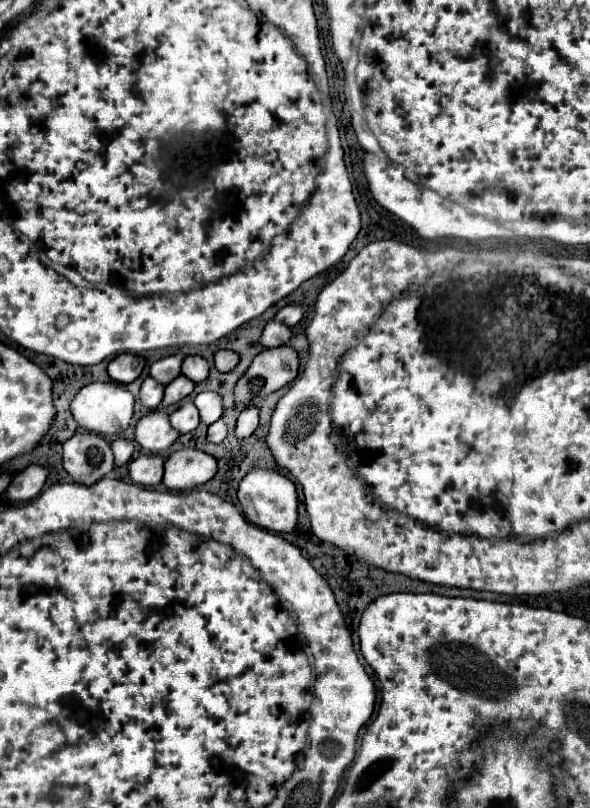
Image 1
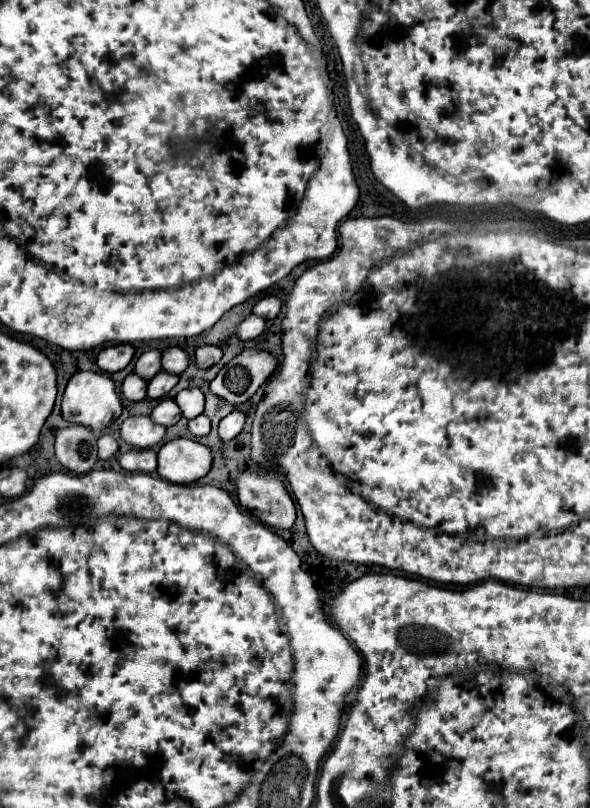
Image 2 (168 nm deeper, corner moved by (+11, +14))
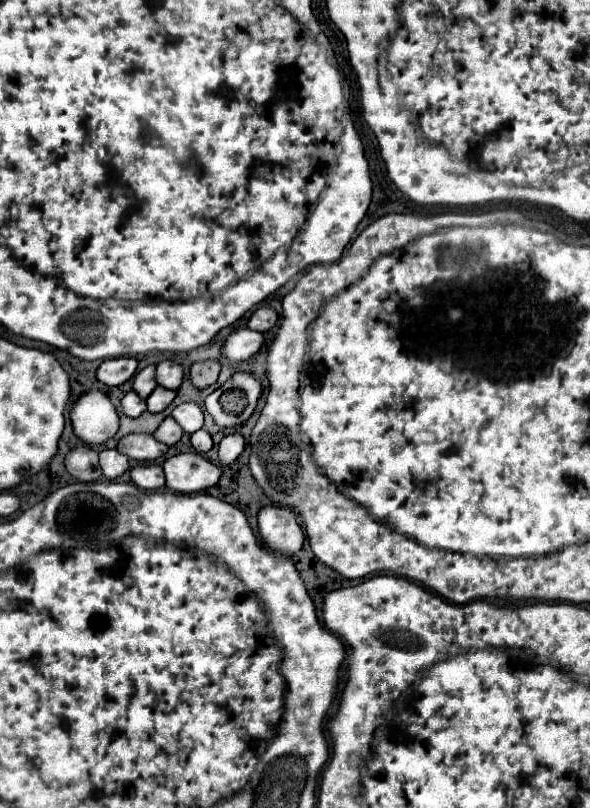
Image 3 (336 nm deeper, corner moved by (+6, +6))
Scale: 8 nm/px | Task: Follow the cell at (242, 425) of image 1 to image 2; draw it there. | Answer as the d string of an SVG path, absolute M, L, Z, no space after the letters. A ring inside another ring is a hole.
M240 410L230 412L226 418L222 418L220 426L218 426L218 434L222 438L222 442L228 442L232 438L236 438L244 428L244 414Z

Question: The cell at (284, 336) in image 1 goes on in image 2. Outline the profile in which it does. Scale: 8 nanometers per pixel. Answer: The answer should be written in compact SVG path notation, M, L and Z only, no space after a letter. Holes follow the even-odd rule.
M250 314L244 322L240 322L240 326L236 330L236 336L246 342L246 340L258 338L262 334L262 330L264 330L264 318L260 318L256 314Z

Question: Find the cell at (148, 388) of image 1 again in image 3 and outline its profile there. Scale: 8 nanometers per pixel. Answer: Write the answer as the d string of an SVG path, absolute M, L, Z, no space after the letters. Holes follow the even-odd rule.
M131 390L129 394L125 394L125 398L123 398L121 404L123 404L123 412L125 412L127 416L131 416L131 418L137 418L139 414L143 414L143 412L147 410L145 400L139 398L133 390Z

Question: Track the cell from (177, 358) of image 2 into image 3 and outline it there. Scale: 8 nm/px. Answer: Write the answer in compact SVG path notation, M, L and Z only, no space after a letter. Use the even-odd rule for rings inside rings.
M163 360L157 364L157 384L169 390L177 390L183 382L183 366L173 360Z

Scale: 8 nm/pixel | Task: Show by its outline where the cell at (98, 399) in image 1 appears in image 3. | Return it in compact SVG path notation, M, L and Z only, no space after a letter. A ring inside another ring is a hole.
M95 388L77 398L69 418L73 432L87 444L103 444L119 430L119 416L113 402L105 392Z

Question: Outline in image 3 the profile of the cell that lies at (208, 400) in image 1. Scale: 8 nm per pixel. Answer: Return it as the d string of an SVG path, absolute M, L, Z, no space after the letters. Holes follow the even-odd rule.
M187 402L187 404L179 404L171 416L181 424L181 428L189 434L197 432L199 428L203 428L203 412L195 402Z

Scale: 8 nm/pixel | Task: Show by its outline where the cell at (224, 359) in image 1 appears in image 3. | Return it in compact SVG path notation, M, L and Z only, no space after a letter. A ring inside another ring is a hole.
M205 360L205 362L195 362L191 366L191 382L197 388L207 388L217 382L217 376L221 372L221 364L217 360Z

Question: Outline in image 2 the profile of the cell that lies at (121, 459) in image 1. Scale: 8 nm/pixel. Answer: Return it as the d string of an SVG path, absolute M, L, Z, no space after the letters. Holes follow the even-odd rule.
M108 434L100 436L100 440L98 440L98 458L100 460L108 460L116 452L118 452L118 442L112 436L108 436Z

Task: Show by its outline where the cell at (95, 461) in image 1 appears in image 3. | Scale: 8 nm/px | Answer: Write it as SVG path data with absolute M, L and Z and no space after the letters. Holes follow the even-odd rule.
M91 446L71 448L65 456L65 468L79 482L95 482L103 476L99 468L99 452Z

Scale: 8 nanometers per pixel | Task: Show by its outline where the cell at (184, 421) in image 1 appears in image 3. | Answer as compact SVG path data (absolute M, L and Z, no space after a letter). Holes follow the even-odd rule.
M169 416L169 418L165 418L165 420L161 422L161 426L155 430L153 436L155 436L157 440L165 442L167 446L171 446L171 444L175 444L175 442L181 440L181 436L183 436L183 428Z

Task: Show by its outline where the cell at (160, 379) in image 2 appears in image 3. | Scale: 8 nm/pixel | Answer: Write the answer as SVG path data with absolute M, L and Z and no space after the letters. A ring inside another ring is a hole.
M159 388L155 392L151 392L151 396L147 398L147 410L149 412L161 412L165 410L175 398L175 392L173 390L167 390L167 388Z

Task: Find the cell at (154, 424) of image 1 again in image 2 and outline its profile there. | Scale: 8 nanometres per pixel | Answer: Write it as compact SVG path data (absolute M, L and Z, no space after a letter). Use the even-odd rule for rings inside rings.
M130 416L120 428L120 436L134 448L150 448L164 438L164 428L152 424L148 416Z

